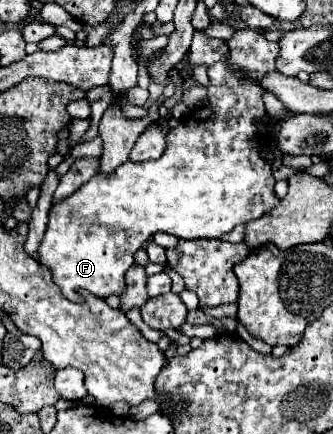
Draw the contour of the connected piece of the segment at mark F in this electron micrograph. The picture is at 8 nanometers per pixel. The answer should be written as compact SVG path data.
M239 29L233 33L231 39L227 39L227 47L231 51L231 59L235 59L235 63L239 63L239 67L243 67L251 79L235 79L231 75L231 71L227 71L227 67L223 67L223 63L215 63L211 67L207 67L207 75L209 75L209 105L199 109L199 111L193 111L189 113L187 119L183 119L175 129L169 131L167 135L167 151L161 159L155 159L155 161L143 161L143 163L135 163L135 161L125 161L123 165L119 165L113 173L99 173L95 175L93 179L89 179L83 187L79 187L75 193L71 193L69 197L57 201L51 211L49 211L49 223L47 223L47 231L45 231L45 237L39 245L39 265L43 265L45 269L51 271L51 277L55 279L55 285L61 289L63 295L67 295L67 299L71 301L79 301L79 295L77 295L77 289L85 289L89 293L93 293L95 297L109 297L109 295L121 295L123 293L123 277L125 277L125 271L133 265L133 255L137 253L137 249L141 249L147 241L151 241L151 237L159 231L163 233L169 233L169 235L175 235L179 239L221 239L225 233L229 233L235 225L239 223L249 223L253 219L259 219L261 215L265 215L267 211L271 211L273 203L277 203L277 195L273 191L273 185L275 185L275 177L273 177L273 171L271 171L271 165L259 155L259 149L261 149L261 139L259 137L259 127L255 123L255 117L261 117L265 115L265 107L263 107L263 99L261 95L265 93L259 83L255 79L259 79L259 75L265 75L267 71L273 71L275 69L275 55L277 55L277 43L269 43L267 39L263 39L257 31L253 29Z

